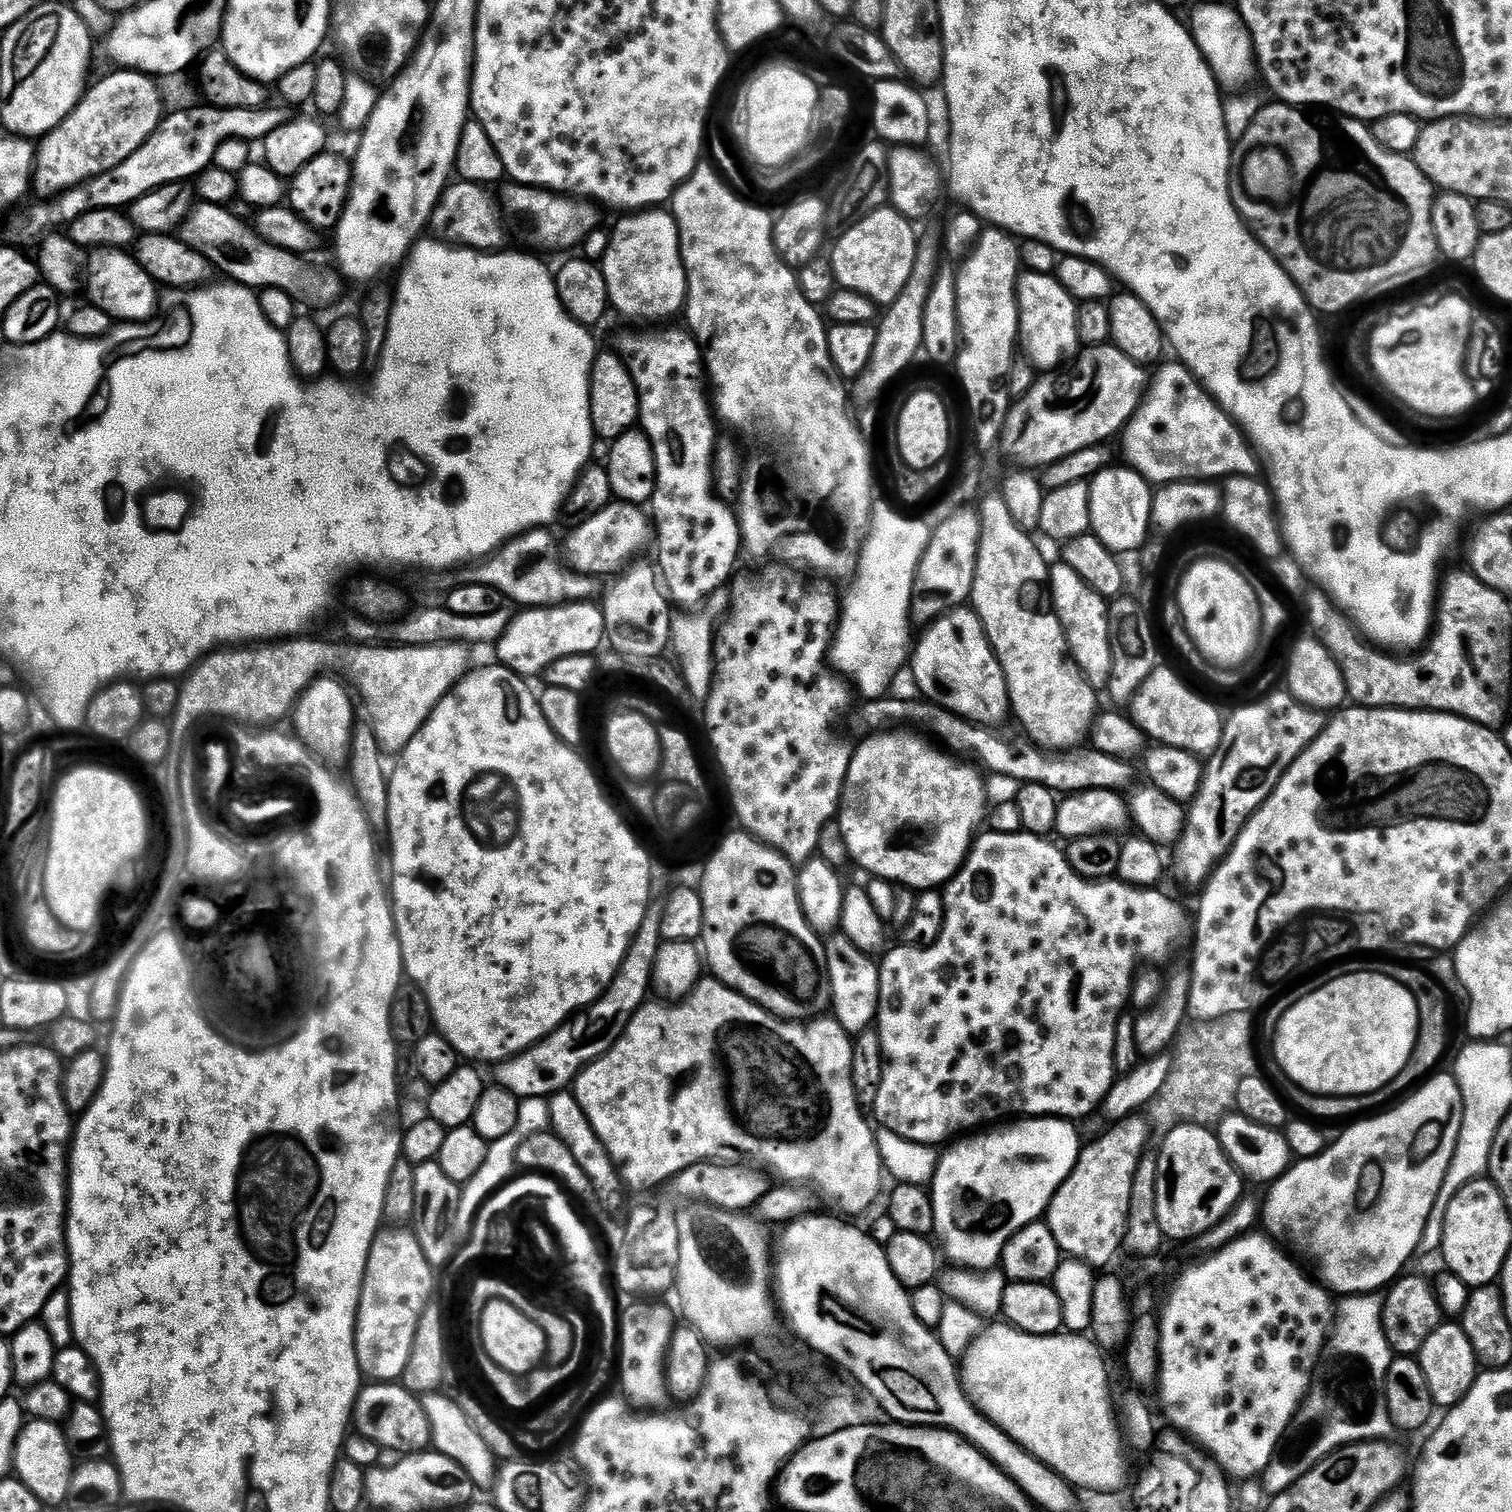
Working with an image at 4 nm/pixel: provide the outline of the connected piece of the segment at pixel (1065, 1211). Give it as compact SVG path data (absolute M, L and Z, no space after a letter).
M1133 1114L1124 1120L1115 1121L1109 1127L1112 1129L1102 1133L1093 1144L1085 1143L1080 1149L1080 1157L1074 1170L1054 1194L1046 1213L1048 1229L1054 1234L1061 1253L1082 1260L1085 1264L1091 1264L1096 1270L1104 1270L1100 1268L1106 1267L1116 1255L1121 1255L1124 1246L1124 1235L1130 1214L1130 1194L1134 1190L1134 1174L1138 1170L1138 1162L1149 1147L1150 1124L1142 1117L1143 1115Z

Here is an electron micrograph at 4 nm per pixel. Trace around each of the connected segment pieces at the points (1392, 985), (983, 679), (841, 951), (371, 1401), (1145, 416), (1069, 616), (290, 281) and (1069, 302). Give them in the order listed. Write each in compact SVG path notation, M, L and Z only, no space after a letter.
M1378 970L1352 972L1306 993L1301 1000L1293 1002L1275 1023L1276 1041L1271 1051L1280 1063L1281 1073L1309 1094L1333 1098L1363 1098L1371 1092L1379 1092L1412 1060L1420 1036L1420 1015L1414 994Z
M961 606L958 608L953 608L944 613L944 615L939 616L937 620L933 620L931 624L927 625L923 629L924 637L920 641L915 641L914 651L910 656L910 672L912 668L912 676L916 679L916 684L920 687L920 692L928 700L933 700L933 705L939 706L943 711L950 712L954 716L960 716L964 720L968 721L970 724L975 724L977 726L983 726L989 730L995 729L997 726L995 724L1000 724L1003 722L1007 716L1010 716L1010 701L1008 699L1008 683L1004 677L1004 671L1002 666L998 662L996 657L996 651L992 648L992 643L988 641L987 634L984 633L984 627L980 621L980 615L978 615L971 607Z
M842 934L827 937L824 945L828 973L832 983L832 1006L834 1018L849 1034L859 1034L873 1027L880 1011L880 965L869 953L858 950L850 938Z
M372 1382L361 1387L354 1409L354 1428L378 1447L389 1448L395 1454L422 1452L432 1444L432 1423L426 1418L421 1397L405 1390L400 1382Z
M1171 363L1155 369L1156 377L1151 377L1139 407L1122 429L1127 467L1156 486L1176 480L1212 482L1215 476L1255 477L1255 453L1235 421L1201 388L1190 369Z
M1056 562L1050 568L1050 604L1066 634L1068 651L1091 688L1107 689L1112 673L1112 647L1108 625L1109 601L1099 596L1070 566Z
M197 203L178 229L178 236L184 244L204 256L215 271L217 268L228 275L225 277L229 281L245 284L253 290L286 290L293 300L312 308L328 308L343 294L345 281L339 271L315 268L304 261L307 259L303 255L267 244L249 221L247 224L228 211L232 210L218 204Z
M1025 271L1020 279L1016 281L1016 304L1020 308L1020 334L1019 343L1033 369L1036 370L1056 370L1056 367L1064 359L1075 357L1081 347L1078 338L1078 322L1076 321L1077 301L1072 299L1071 294L1060 285L1055 275L1043 276L1037 272Z

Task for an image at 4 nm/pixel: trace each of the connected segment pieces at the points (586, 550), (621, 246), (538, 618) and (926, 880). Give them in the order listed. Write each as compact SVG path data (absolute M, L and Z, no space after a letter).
M613 502L606 506L606 510L594 514L594 518L582 522L582 526L571 529L567 533L568 552L566 548L571 567L588 576L603 578L607 572L619 573L625 566L631 565L639 557L636 555L654 540L653 521L649 513L644 511L639 504Z
M636 210L625 216L628 216L625 220L617 222L616 229L611 229L608 248L602 257L609 305L624 316L642 320L662 320L666 316L676 316L679 312L681 315L688 303L688 279L684 259L680 256L680 227L676 219L668 210Z
M577 602L575 604L558 604L555 608L530 608L513 615L512 621L508 623L508 629L500 635L500 639L494 645L496 651L495 659L503 667L509 668L511 672L525 678L533 678L539 674L547 673L551 664L562 658L570 658L574 654L592 654L596 647L605 643L604 613L595 603Z
M884 730L879 734L872 734L869 740L862 741L860 745L858 743L855 745L852 761L848 767L848 777L844 779L844 794L840 797L838 823L848 847L849 857L853 861L857 860L866 871L872 872L868 874L882 880L890 880L893 884L903 886L908 890L936 890L947 885L948 881L963 868L964 861L967 860L968 853L971 852L972 845L985 823L986 813L990 808L988 788L984 785L985 773L979 767L976 767L977 769L971 768L970 765L955 760L955 755L949 754L950 756L947 756L946 753L939 752L938 749L931 748L928 744L912 744L911 738L904 732L888 731Z

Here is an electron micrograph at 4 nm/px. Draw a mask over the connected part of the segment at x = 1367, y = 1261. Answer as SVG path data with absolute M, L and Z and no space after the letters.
M1455 1075L1436 1076L1425 1079L1407 1098L1395 1106L1373 1115L1368 1120L1360 1120L1353 1128L1348 1128L1340 1137L1333 1139L1329 1147L1309 1160L1297 1159L1292 1167L1267 1189L1268 1197L1262 1200L1262 1228L1271 1239L1279 1242L1293 1257L1299 1258L1305 1265L1312 1264L1311 1271L1321 1285L1327 1286L1333 1293L1359 1294L1362 1292L1380 1292L1387 1289L1405 1271L1408 1259L1417 1255L1422 1234L1426 1230L1426 1222L1430 1218L1430 1210L1438 1207L1436 1199L1438 1190L1442 1190L1442 1182L1446 1178L1446 1170L1450 1166L1450 1158L1454 1158L1454 1146L1458 1142L1458 1134L1462 1130L1462 1114L1464 1103L1460 1087L1456 1084Z

